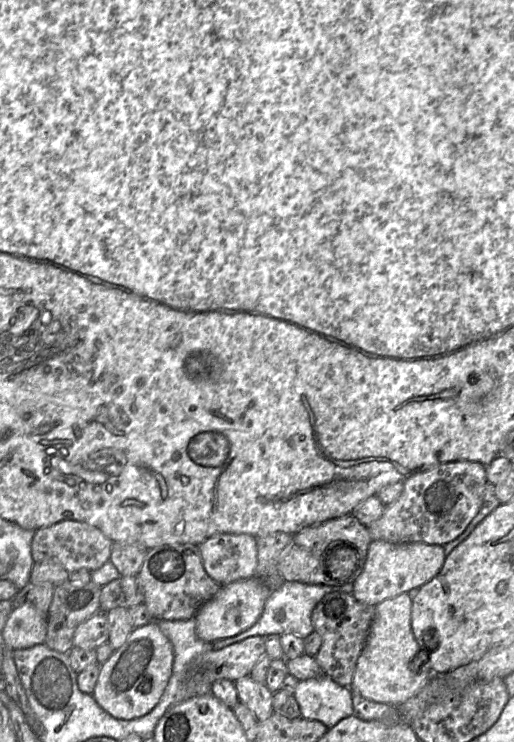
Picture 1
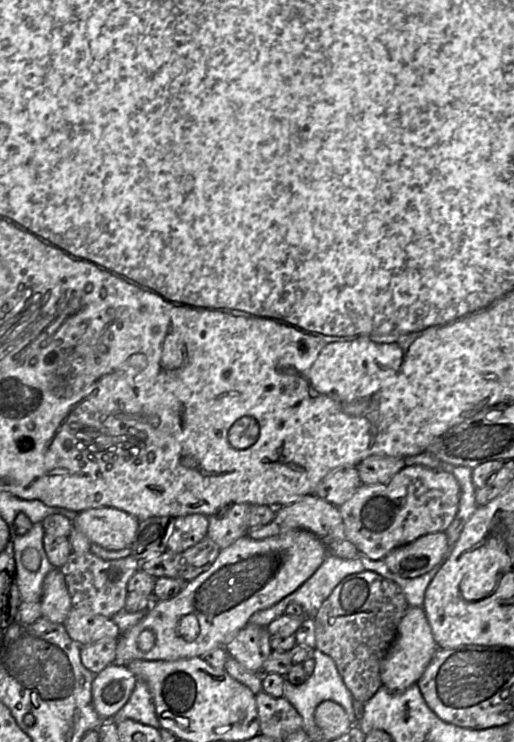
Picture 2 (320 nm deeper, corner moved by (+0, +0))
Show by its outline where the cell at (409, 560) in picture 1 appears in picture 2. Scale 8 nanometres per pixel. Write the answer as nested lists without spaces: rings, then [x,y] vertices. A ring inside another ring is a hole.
[[[445,532],[423,535],[383,558],[388,569],[403,578],[416,578],[443,562],[450,552]]]

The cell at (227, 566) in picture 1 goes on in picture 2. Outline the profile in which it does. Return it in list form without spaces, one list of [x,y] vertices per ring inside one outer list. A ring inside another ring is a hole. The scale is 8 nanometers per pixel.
[[[231,504],[218,510],[209,517],[207,537],[214,541],[221,550],[226,549],[239,538],[247,535],[248,504]]]

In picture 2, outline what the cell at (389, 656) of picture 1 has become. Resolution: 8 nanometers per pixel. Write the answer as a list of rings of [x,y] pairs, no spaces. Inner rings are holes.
[[[409,606],[402,617],[396,636],[389,647],[380,669],[382,686],[391,692],[403,692],[416,684],[438,649],[422,607]]]

